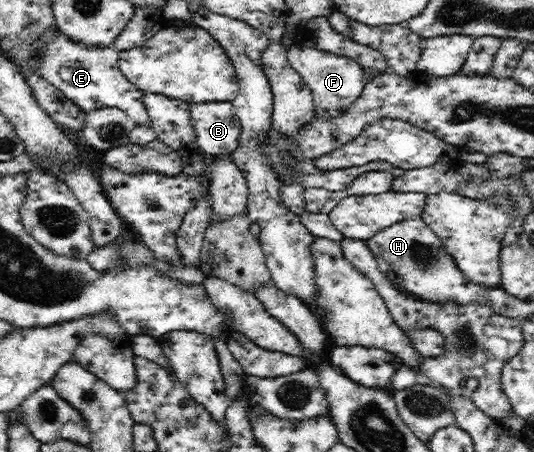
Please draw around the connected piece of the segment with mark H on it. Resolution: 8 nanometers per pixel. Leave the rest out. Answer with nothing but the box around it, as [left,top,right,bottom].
[367,215,485,302]

